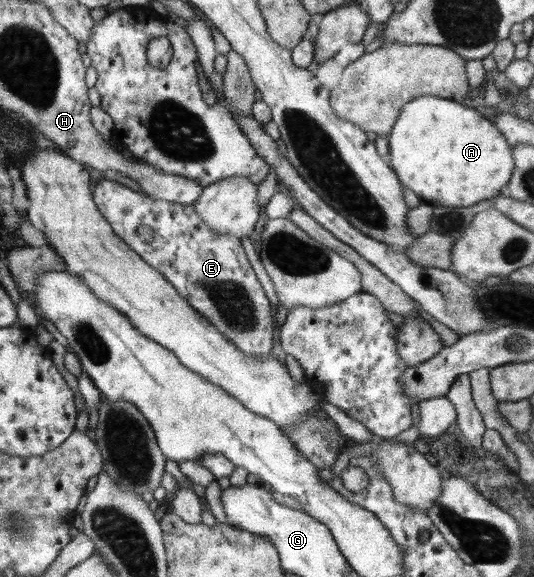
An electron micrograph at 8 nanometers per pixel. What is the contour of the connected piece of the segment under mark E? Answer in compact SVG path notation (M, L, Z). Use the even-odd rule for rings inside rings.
M106 178L93 187L92 194L97 209L109 222L112 230L135 253L138 253L145 263L157 270L163 278L179 292L179 295L197 310L203 317L216 327L233 345L243 353L251 353L257 357L267 357L273 349L273 331L276 331L276 323L271 316L270 302L254 273L242 241L234 235L221 235L212 230L193 206L181 203L172 203L163 199L151 199L145 193L137 193L121 185L117 181L109 181ZM146 225L153 231L153 240L143 242L137 236L137 228Z

